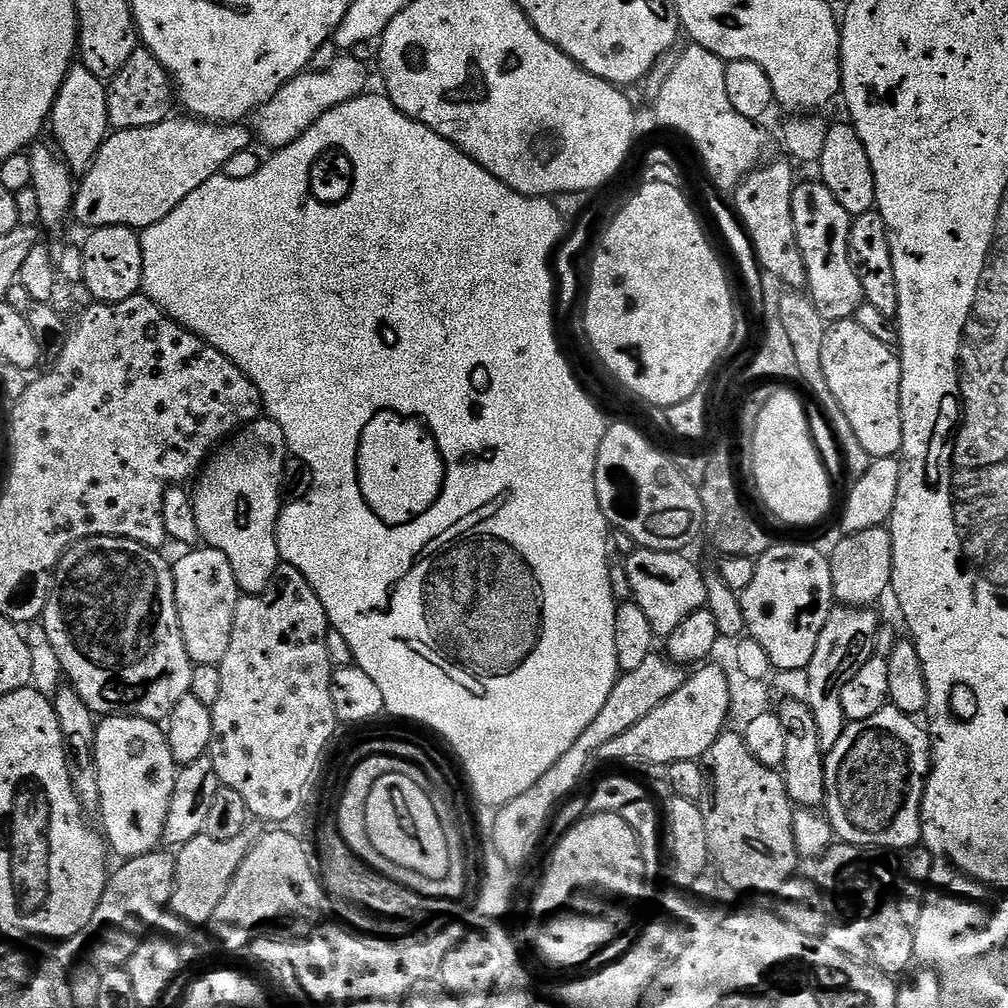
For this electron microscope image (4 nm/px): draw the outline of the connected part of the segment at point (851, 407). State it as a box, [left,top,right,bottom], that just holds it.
[822,318,904,460]

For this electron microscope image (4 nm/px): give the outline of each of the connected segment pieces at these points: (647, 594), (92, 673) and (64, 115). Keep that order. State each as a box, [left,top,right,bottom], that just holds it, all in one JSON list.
[[624,547,707,638],[42,536,192,721],[50,62,110,174]]

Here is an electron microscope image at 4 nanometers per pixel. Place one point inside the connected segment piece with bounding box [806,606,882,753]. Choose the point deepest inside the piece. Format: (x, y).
(848, 640)

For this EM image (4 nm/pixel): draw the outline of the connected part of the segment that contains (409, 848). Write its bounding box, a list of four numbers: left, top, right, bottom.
[366,772,451,878]

